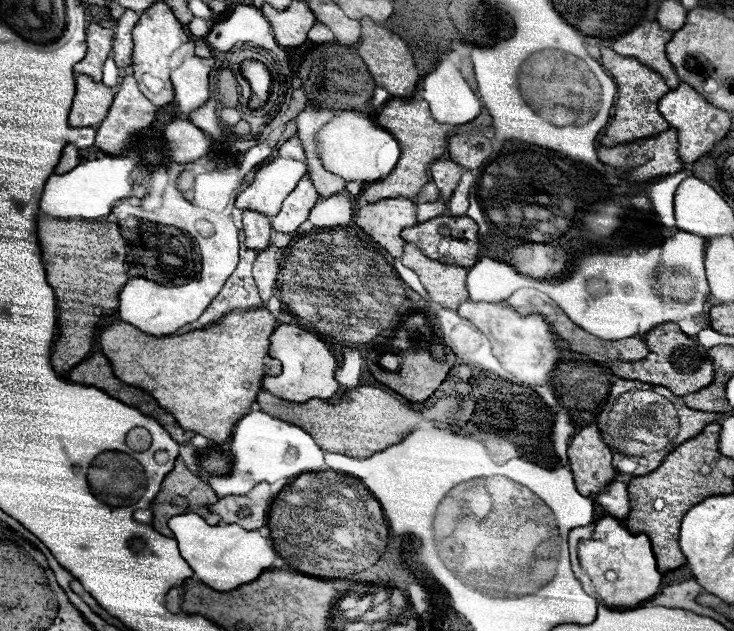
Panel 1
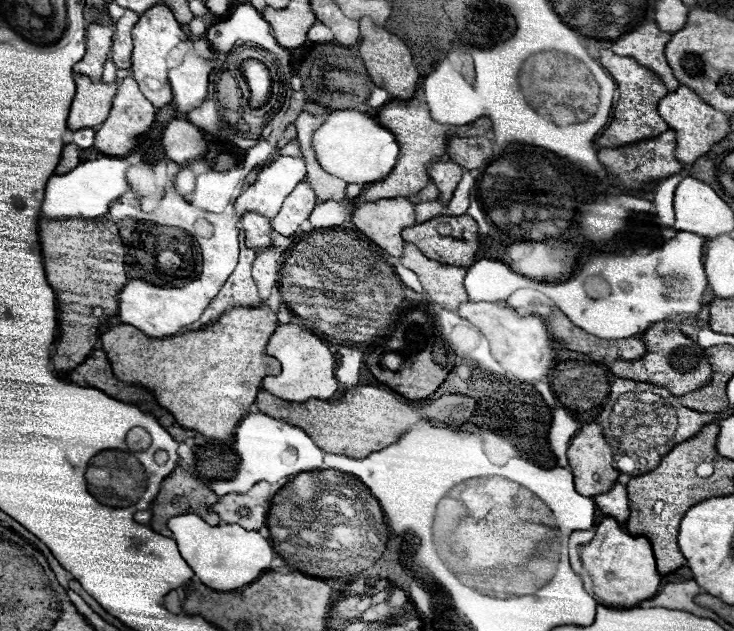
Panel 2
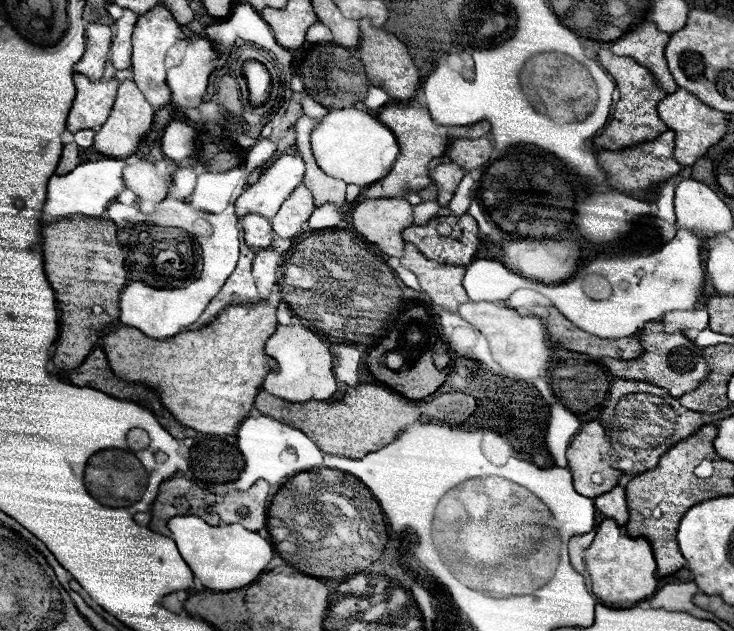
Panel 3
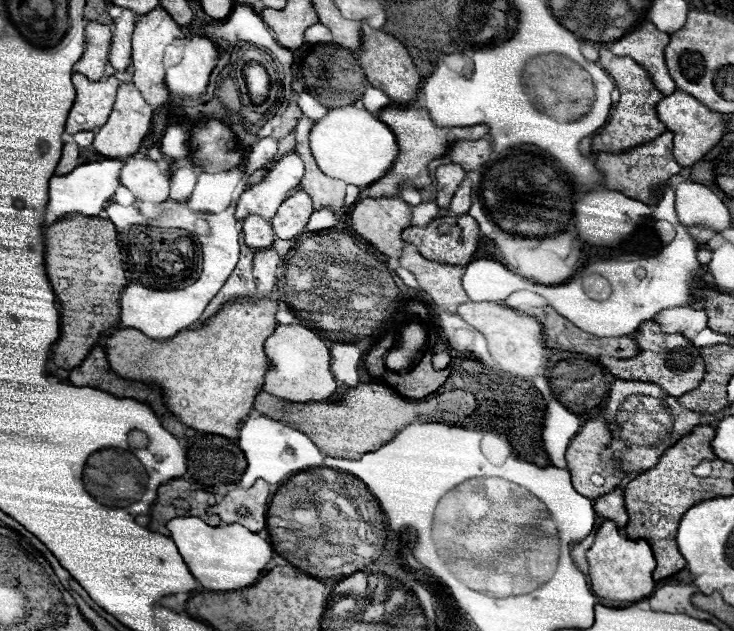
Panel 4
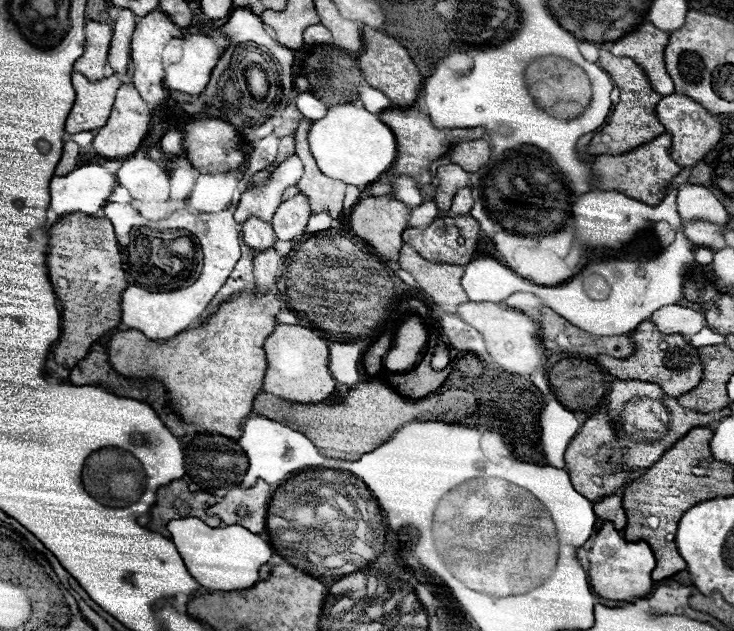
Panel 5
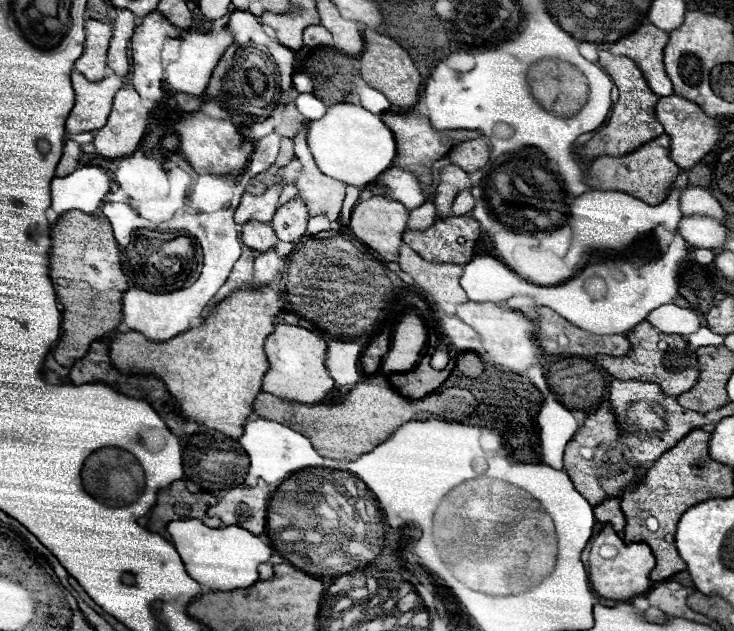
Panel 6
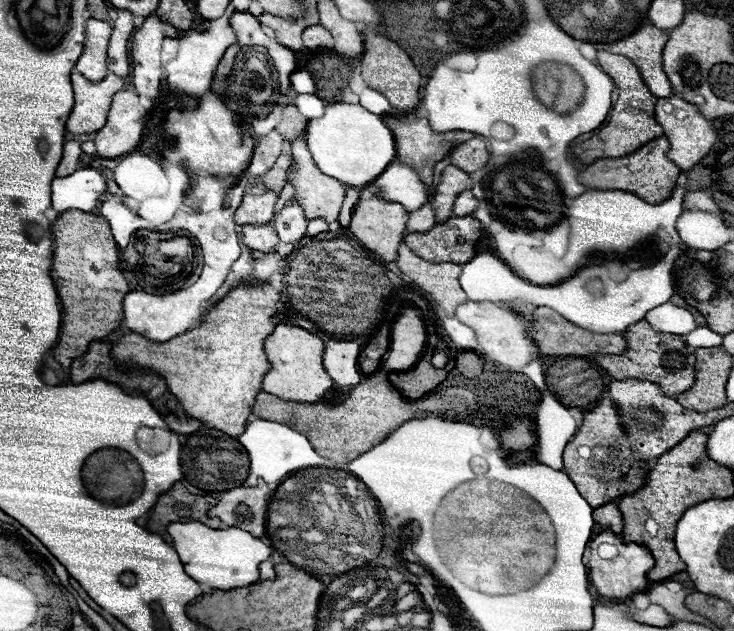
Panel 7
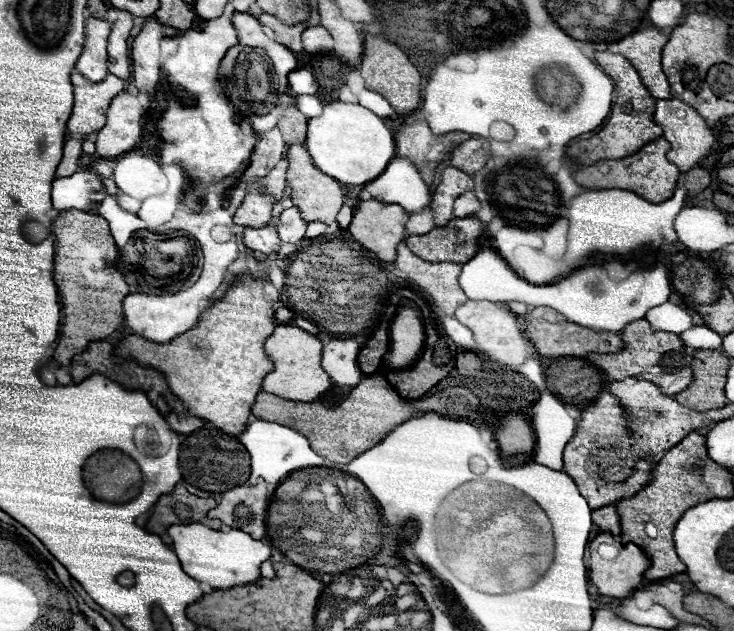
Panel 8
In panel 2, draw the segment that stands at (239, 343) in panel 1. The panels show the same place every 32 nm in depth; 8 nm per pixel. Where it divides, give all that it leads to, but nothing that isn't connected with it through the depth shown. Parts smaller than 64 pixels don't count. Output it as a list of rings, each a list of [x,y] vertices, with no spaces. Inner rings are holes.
[[[258,306],[256,310],[230,310],[220,322],[214,322],[204,330],[168,338],[150,338],[130,324],[118,324],[102,334],[102,350],[106,352],[116,378],[128,384],[140,384],[154,392],[158,404],[166,408],[180,426],[196,430],[206,438],[226,442],[234,434],[236,422],[250,412],[250,406],[260,392],[262,378],[266,376],[266,346],[276,326],[276,314],[268,306]]]

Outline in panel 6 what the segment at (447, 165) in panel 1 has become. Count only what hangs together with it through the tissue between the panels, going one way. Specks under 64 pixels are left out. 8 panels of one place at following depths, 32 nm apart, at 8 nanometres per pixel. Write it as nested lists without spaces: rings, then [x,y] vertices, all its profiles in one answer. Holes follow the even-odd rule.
[[[448,164],[440,170],[440,184],[436,188],[436,196],[434,196],[434,206],[438,212],[438,218],[448,218],[448,214],[452,212],[452,202],[456,198],[456,194],[464,188],[472,188],[468,174],[454,164]]]

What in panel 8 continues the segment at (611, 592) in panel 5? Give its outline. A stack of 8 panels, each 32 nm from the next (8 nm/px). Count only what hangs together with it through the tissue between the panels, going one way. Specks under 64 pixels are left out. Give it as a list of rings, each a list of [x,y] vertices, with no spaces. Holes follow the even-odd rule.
[[[602,532],[598,534],[592,542],[590,542],[590,580],[592,584],[598,588],[598,592],[602,596],[612,596],[612,598],[628,598],[632,592],[640,590],[644,586],[644,572],[652,566],[652,560],[644,554],[642,548],[638,548],[636,544],[620,544],[610,532]],[[600,544],[614,544],[618,548],[618,556],[612,560],[606,560],[598,554],[598,546]]]

